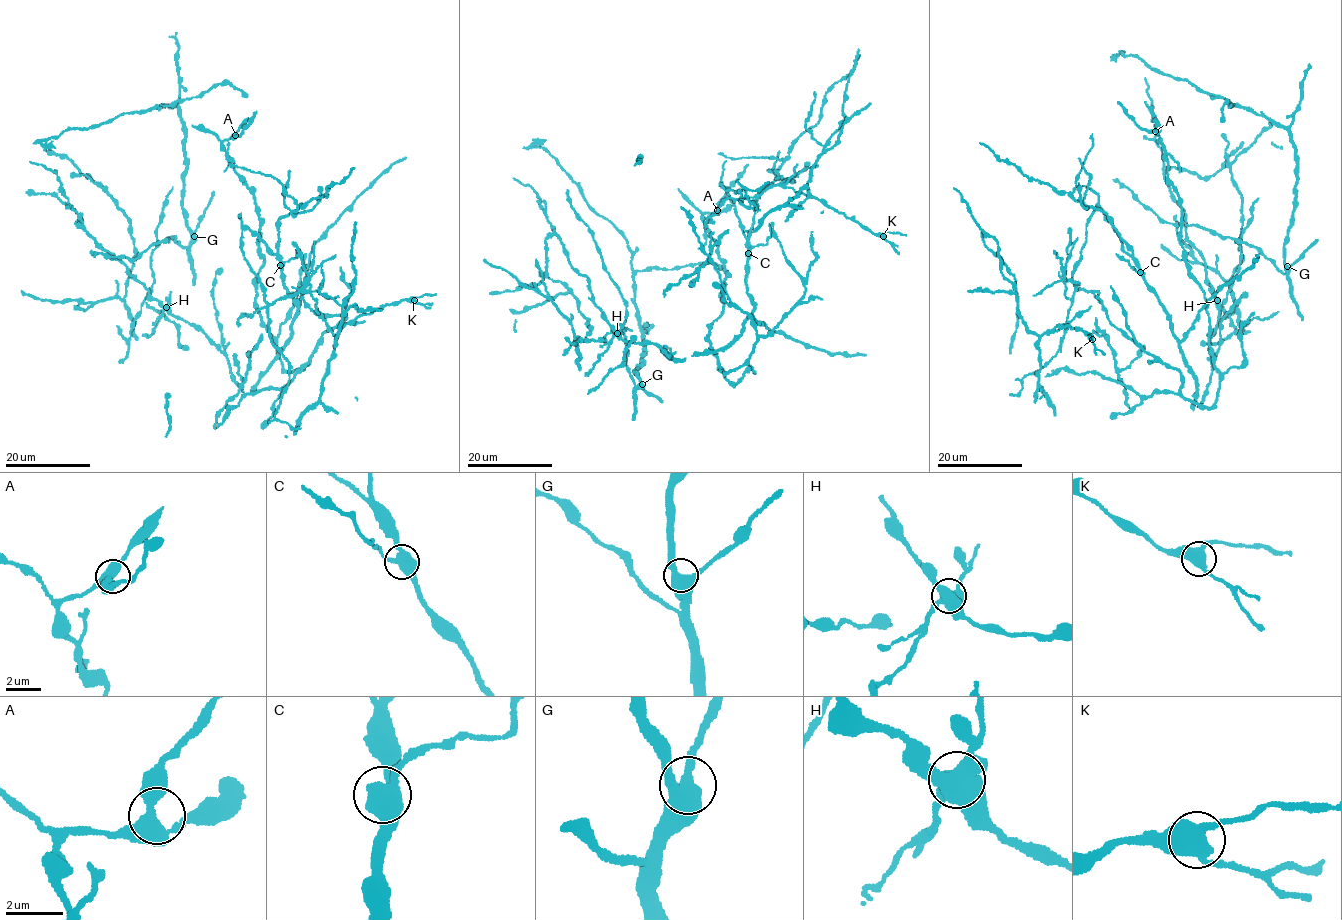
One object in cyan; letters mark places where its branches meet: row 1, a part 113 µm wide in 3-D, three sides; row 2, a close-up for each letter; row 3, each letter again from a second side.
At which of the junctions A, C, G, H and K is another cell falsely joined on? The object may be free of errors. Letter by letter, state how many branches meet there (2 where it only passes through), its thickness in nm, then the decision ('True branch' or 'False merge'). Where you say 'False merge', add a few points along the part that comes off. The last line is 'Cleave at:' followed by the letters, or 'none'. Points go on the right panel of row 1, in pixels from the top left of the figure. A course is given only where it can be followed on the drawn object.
A: Branches: 4. Thickness 420 nm. True branch
C: Branches: 4. Thickness 480 nm. True branch
G: Branches: 3. Thickness 440 nm. True branch
H: Branches: 4. Thickness 600 nm. False merge. Course of the part to remove: (1217, 300), (1235, 329), (1243, 333), (1250, 332)
K: Branches: 3. Thickness 460 nm. True branch
Cleave at: H

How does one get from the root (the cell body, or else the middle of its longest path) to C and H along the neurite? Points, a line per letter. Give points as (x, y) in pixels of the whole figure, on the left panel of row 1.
C: (179, 317), (197, 325), (226, 357), (243, 392), (250, 393), (291, 336), (297, 300), (284, 285), (280, 265)
H: (179, 317), (175, 317), (166, 306)

